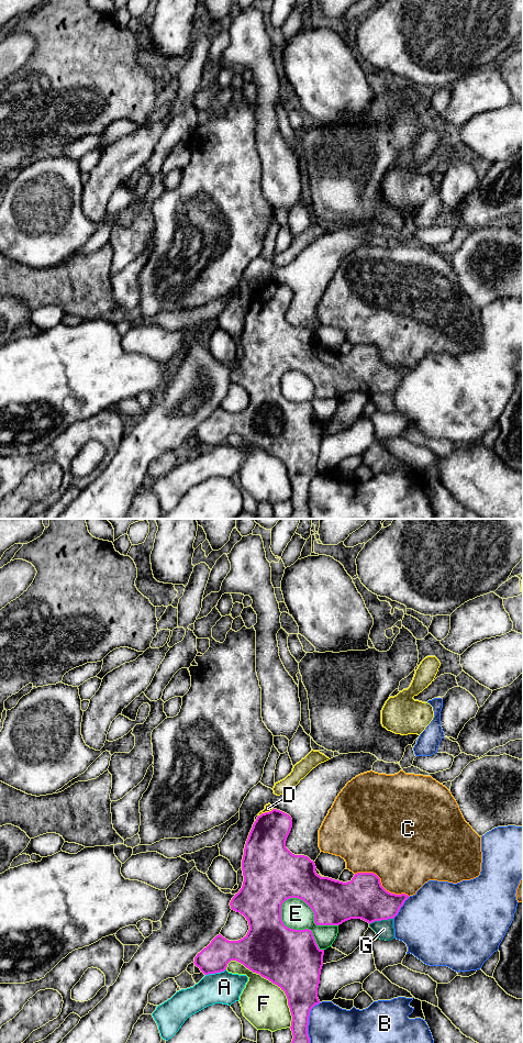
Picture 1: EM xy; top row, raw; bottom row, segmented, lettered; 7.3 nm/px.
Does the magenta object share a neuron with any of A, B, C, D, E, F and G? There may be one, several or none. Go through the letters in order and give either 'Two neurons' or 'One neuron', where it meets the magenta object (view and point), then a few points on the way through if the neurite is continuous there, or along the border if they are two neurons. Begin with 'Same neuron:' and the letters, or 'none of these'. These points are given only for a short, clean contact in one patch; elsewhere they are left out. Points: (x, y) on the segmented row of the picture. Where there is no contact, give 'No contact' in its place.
Same neuron: none of these
A: Two neurons. Touches magenta at xy (215, 972)
B: Two neurons. Touches magenta at xy (308, 1021)
C: Two neurons. Touches magenta at xy (380, 884)
D: Two neurons. Touches magenta at xy (265, 812). Boundary: xy (273, 809), (258, 816)
E: Two neurons. Touches magenta at xy (296, 930)
F: Two neurons. Touches magenta at xy (275, 984)
G: Two neurons. Touches magenta at xy (380, 920)

